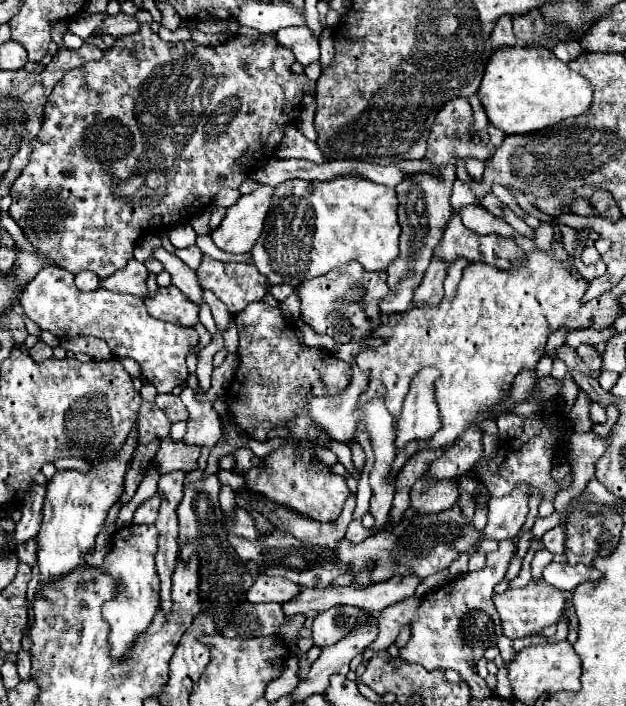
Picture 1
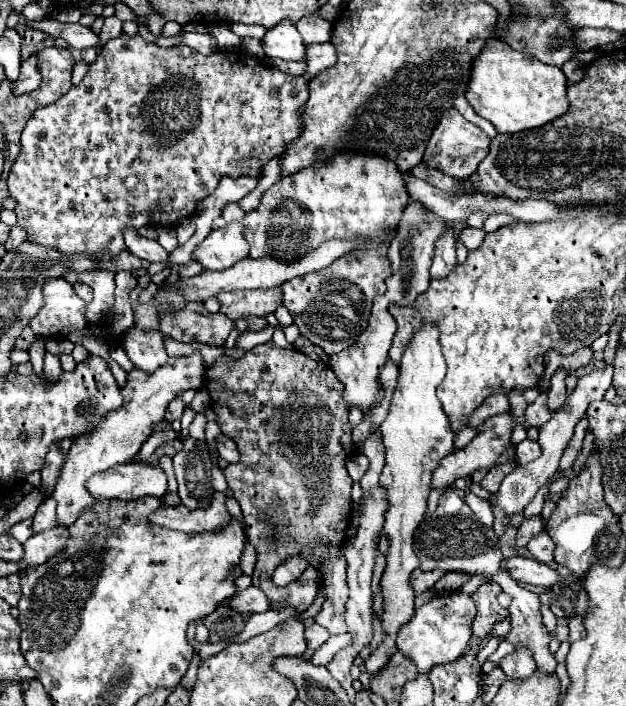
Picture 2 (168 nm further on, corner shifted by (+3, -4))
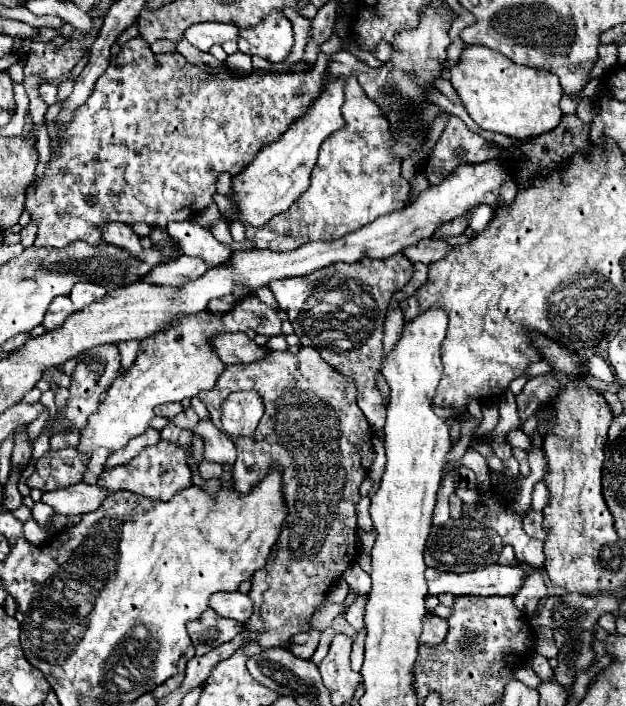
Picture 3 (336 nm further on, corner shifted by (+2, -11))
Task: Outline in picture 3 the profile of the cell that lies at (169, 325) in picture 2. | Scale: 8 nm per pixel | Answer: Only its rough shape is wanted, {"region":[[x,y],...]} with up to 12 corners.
{"region":[[244,332],[212,342],[224,364],[252,364],[270,354]]}

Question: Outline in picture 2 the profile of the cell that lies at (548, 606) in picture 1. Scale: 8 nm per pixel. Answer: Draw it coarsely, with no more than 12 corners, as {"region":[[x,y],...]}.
{"region":[[515,645],[501,663],[509,677],[525,679],[535,671],[527,647]]}

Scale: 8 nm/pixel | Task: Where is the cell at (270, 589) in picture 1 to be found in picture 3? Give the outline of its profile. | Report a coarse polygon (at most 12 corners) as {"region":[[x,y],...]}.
{"region":[[242,592],[210,596],[210,608],[222,618],[246,622],[252,600]]}

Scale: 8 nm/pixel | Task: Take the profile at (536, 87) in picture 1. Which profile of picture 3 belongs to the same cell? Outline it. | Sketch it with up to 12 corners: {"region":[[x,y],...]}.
{"region":[[466,46],[448,72],[482,130],[560,124],[558,76]]}

